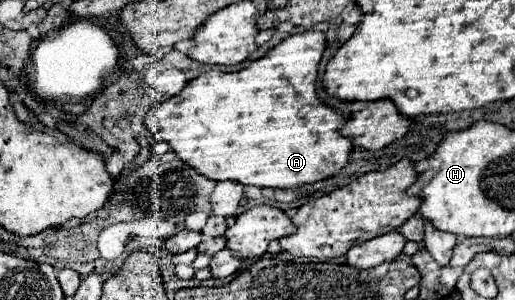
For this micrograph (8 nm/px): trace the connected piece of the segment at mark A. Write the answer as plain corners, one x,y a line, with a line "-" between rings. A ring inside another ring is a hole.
309,30
291,34
269,50
269,54
253,60
249,68
239,72
209,70
193,78
181,94
151,108
145,124
153,134
165,140
183,162
217,182
235,180
259,188
299,188
339,174
353,152
353,144
351,138
341,134
339,122
327,124
327,106
321,102
315,88
319,56
325,48
327,38
323,32

